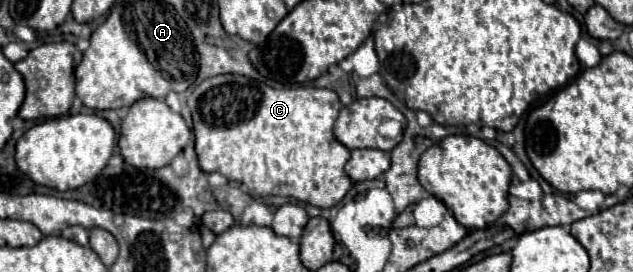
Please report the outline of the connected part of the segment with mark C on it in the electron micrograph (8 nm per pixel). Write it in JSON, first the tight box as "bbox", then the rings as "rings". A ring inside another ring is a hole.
{"bbox":[189,74,351,208],"rings":[[[223,74],[203,80],[195,86],[189,108],[193,112],[195,150],[203,172],[219,172],[227,180],[239,182],[251,198],[287,196],[319,208],[331,208],[343,200],[351,188],[351,178],[343,166],[349,160],[349,148],[333,136],[333,122],[341,110],[339,96],[327,88],[297,86],[297,88],[269,88],[255,84],[255,80],[235,74]]]}

